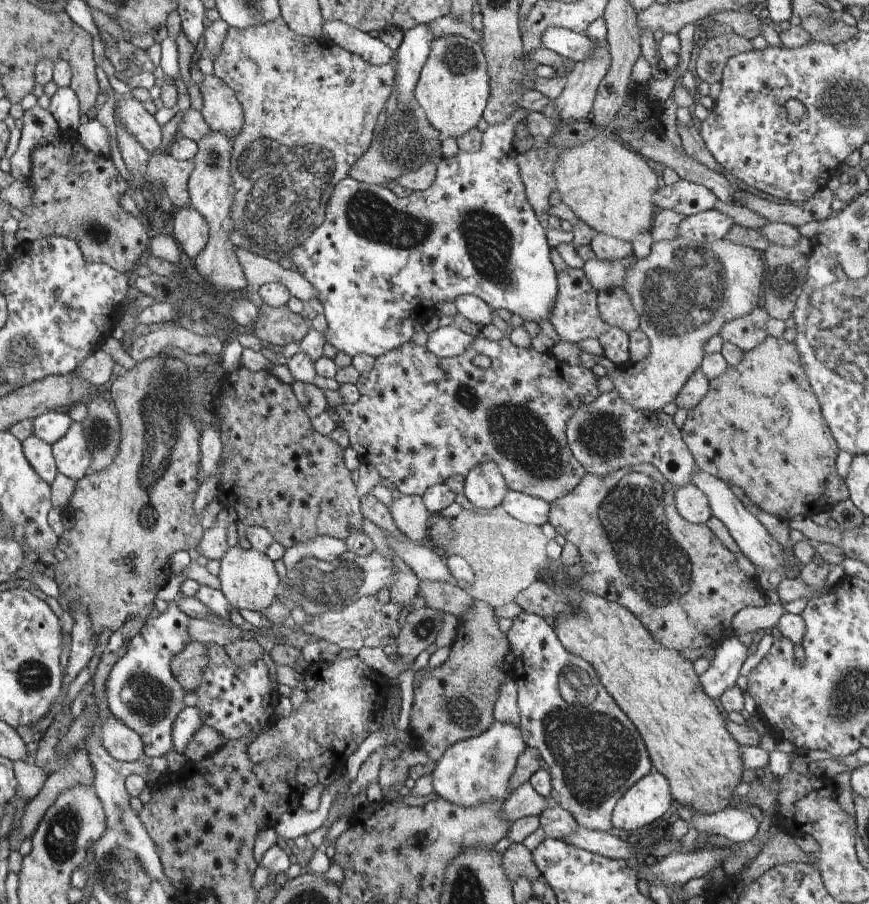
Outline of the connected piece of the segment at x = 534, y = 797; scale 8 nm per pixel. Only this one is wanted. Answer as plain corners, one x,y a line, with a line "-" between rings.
528,781
516,789
504,802
500,816
509,822
514,822
526,816
540,816
543,811
553,805
549,801
548,797
540,796

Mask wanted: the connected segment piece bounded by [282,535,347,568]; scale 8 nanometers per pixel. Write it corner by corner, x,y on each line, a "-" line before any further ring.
323,535
286,549
282,560
286,568
292,568
306,556
314,556
316,560
320,561
334,561
336,558
344,557
346,552
344,539

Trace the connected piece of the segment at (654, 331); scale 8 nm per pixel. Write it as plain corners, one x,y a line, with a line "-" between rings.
686,239
655,242
647,258
638,259
626,270
624,285
640,314
639,330
648,336
650,352
640,362
629,361
616,366
615,372
607,372
613,380
613,390
640,412
661,414
663,406
677,398
688,378
700,368
705,356
704,346
712,336
718,335
722,324
747,316
761,304
765,269
762,252
724,239
711,242
691,242

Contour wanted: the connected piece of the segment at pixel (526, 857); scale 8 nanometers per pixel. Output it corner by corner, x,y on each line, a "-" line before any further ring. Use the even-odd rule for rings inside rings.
514,843
504,853
502,858
506,876
515,883
518,878
526,876
531,882
537,880
541,874
534,865
532,854
523,843

